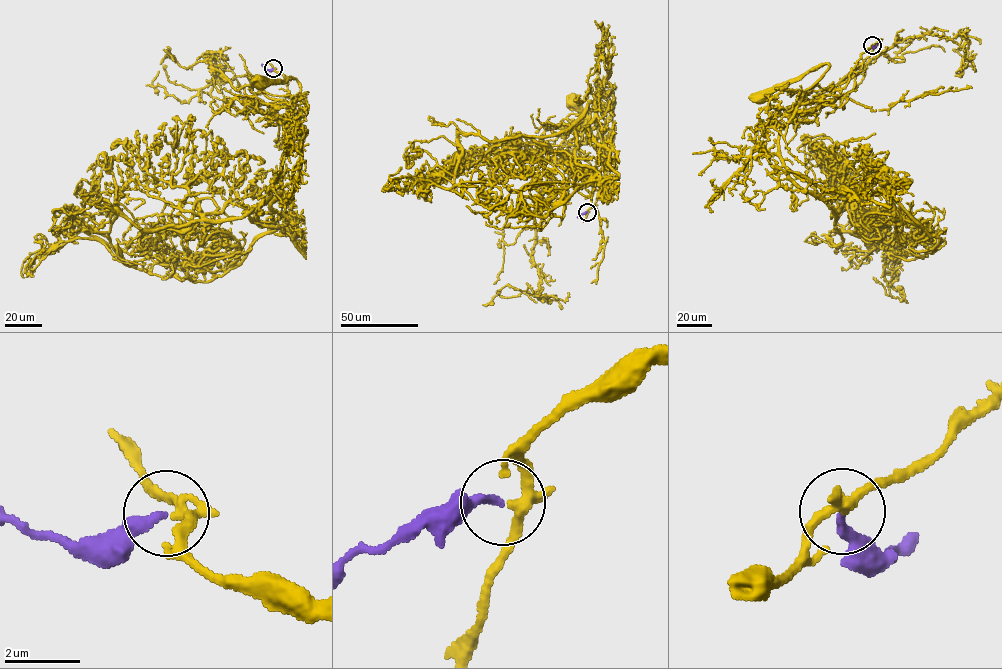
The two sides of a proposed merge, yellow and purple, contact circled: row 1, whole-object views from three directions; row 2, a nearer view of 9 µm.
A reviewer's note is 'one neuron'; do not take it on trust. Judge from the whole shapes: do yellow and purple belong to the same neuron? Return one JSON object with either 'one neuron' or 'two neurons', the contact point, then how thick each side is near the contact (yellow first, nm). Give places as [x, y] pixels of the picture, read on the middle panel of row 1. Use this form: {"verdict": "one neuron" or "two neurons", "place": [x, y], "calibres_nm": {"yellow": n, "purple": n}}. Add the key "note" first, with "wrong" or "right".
{"note": "right", "verdict": "one neuron", "place": [587, 212], "calibres_nm": {"yellow": 280, "purple": 240}}

